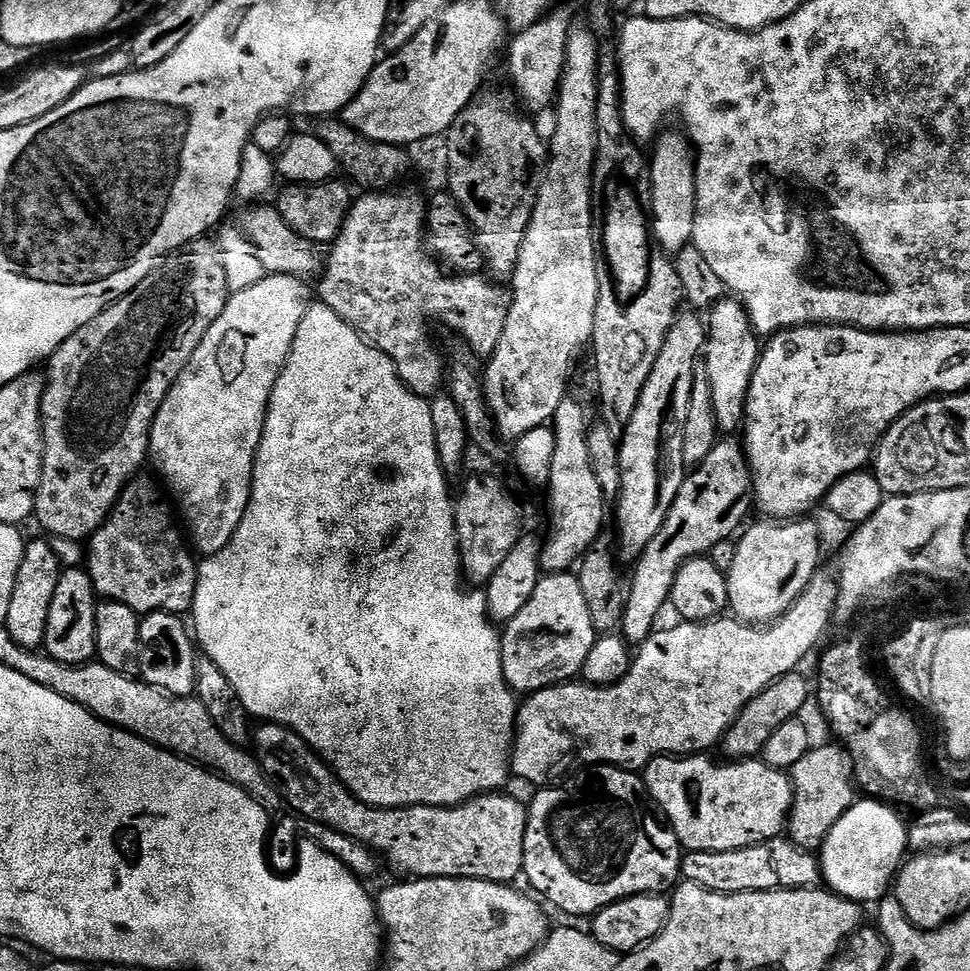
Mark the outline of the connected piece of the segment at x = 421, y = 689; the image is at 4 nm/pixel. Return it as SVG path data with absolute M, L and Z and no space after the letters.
M316 302L316 303L313 303L313 304L312 304L312 305L311 305L311 307L309 307L309 309L308 309L308 312L307 312L307 313L306 313L306 314L305 314L305 316L304 316L304 317L303 317L303 318L302 318L302 322L301 322L301 323L300 323L300 325L299 325L299 326L298 326L298 334L297 334L297 335L296 335L296 337L295 337L295 338L294 338L294 346L293 346L293 347L292 347L292 349L291 349L291 350L290 350L290 354L289 354L289 355L288 355L288 360L287 360L287 362L285 362L285 364L284 364L284 369L286 369L286 370L290 370L290 376L288 376L288 378L286 378L286 380L284 380L284 382L277 382L277 383L276 383L276 385L275 385L275 386L274 386L274 390L273 390L273 391L272 391L272 397L271 397L271 398L270 398L270 402L269 402L269 403L268 403L268 413L267 413L267 414L266 414L266 422L265 422L265 423L264 423L264 433L263 433L263 434L262 434L262 438L261 438L261 439L260 439L260 445L259 445L259 446L258 446L258 450L257 450L257 451L256 451L256 465L255 465L255 466L254 466L254 470L253 470L253 471L252 471L252 497L251 497L251 498L250 498L250 502L249 502L249 503L248 503L248 509L247 509L247 510L246 510L246 514L245 514L245 515L244 515L244 517L243 517L243 518L242 518L242 522L241 522L241 523L240 523L240 525L239 525L239 526L238 526L238 530L237 530L237 531L236 531L236 533L235 533L235 534L234 534L234 538L233 538L233 539L232 539L232 540L231 540L231 542L229 542L229 543L228 543L228 545L227 545L227 546L225 546L225 548L223 548L223 549L222 549L222 551L220 551L220 552L219 552L219 553L218 553L218 555L217 555L217 556L210 556L210 557L207 557L207 559L205 559L205 560L204 560L204 561L203 561L203 563L204 563L204 564L203 564L203 563L201 563L201 564L200 564L200 565L199 565L199 568L198 568L198 575L197 575L197 577L196 577L196 593L195 593L195 594L194 594L194 602L193 602L193 603L192 603L192 610L191 610L191 613L190 613L190 620L191 620L191 619L192 619L192 620L193 620L193 621L192 621L192 620L191 620L191 623L192 623L192 624L193 624L193 625L194 625L194 636L195 636L195 639L196 639L196 640L197 640L197 641L198 641L198 644L199 644L199 647L200 647L200 648L201 648L201 649L202 649L202 652L203 652L203 655L206 655L206 656L208 656L208 657L209 657L209 658L210 658L210 659L212 659L212 661L213 661L213 662L214 662L214 666L218 666L218 670L222 670L222 674L226 674L226 678L227 678L227 679L228 679L228 684L229 684L229 685L230 685L230 687L232 687L232 688L233 688L233 689L234 689L234 690L235 690L235 691L236 691L236 697L238 697L238 698L239 698L239 700L240 700L240 701L241 701L241 702L242 702L242 706L243 706L243 707L244 707L244 709L245 709L245 710L246 710L246 711L248 711L248 715L249 715L249 717L252 717L252 718L255 718L255 719L256 719L256 716L257 716L257 718L258 718L258 719L257 719L257 721L260 721L260 722L267 722L267 723L269 723L269 724L280 724L280 725L281 725L281 726L283 726L283 727L284 727L284 728L289 728L289 729L290 729L290 730L291 730L291 731L292 731L292 732L293 732L293 733L294 733L294 734L298 734L298 735L299 735L299 736L301 736L301 738L303 738L303 740L304 740L304 741L305 741L305 742L307 742L307 743L308 743L308 746L309 746L309 748L311 748L311 749L312 749L312 751L313 751L313 752L315 752L315 753L316 753L316 755L317 755L317 756L319 756L319 757L320 757L320 759L321 759L321 760L323 760L323 761L324 761L324 763L325 763L325 764L327 764L327 765L328 765L328 767L329 767L329 768L331 768L331 769L332 769L332 771L333 771L333 772L335 772L335 773L336 773L336 776L337 776L337 777L338 777L338 779L339 779L339 780L340 780L340 781L341 781L341 782L343 782L343 783L344 783L344 784L345 784L345 786L347 786L347 788L348 788L348 791L349 791L349 792L351 792L351 793L352 793L352 795L353 795L353 796L356 796L356 797L358 797L358 798L359 798L359 799L360 799L360 800L361 800L361 801L362 801L362 802L363 802L363 803L364 803L364 804L369 804L369 805L370 805L370 806L371 806L371 808L413 808L413 807L414 807L414 806L434 806L434 807L435 807L435 808L453 808L453 806L454 806L454 805L455 805L455 804L465 804L465 802L467 802L467 800L473 800L473 799L474 799L474 798L475 798L475 796L482 796L482 795L485 795L485 794L487 794L487 793L490 793L490 792L498 792L498 791L501 791L501 789L503 789L503 788L504 788L504 787L505 787L505 786L504 786L504 785L503 785L503 784L504 784L504 783L506 783L506 782L507 782L507 780L510 780L510 765L511 765L511 763L512 763L512 742L513 742L513 740L515 740L515 738L516 738L516 713L517 713L517 711L518 711L518 700L515 700L515 698L514 698L514 697L512 697L512 692L511 692L511 690L510 690L510 689L508 689L508 680L507 680L507 678L506 678L506 677L504 677L504 673L506 673L506 667L505 667L505 665L504 665L504 659L503 659L503 658L502 658L502 654L501 654L501 653L500 653L500 641L501 641L501 639L502 639L502 636L501 636L501 633L499 633L499 634L498 634L498 633L496 633L496 632L495 632L495 630L496 630L496 631L497 631L497 629L496 629L496 628L495 628L495 627L494 627L494 624L493 624L493 621L491 621L491 620L489 620L489 619L488 619L488 601L487 601L487 599L484 599L484 598L480 598L480 600L468 600L468 596L467 596L467 594L466 594L466 593L464 593L464 592L460 592L460 584L461 584L461 585L462 585L462 569L461 569L461 567L460 567L460 547L459 547L459 546L457 546L457 545L456 545L456 518L455 518L455 515L454 515L454 500L453 500L453 497L452 497L452 496L451 496L451 495L450 495L450 496L449 496L449 497L448 497L448 484L449 484L449 481L448 481L448 480L447 480L447 479L446 479L446 477L445 477L445 474L444 474L444 471L443 471L443 470L442 470L442 466L441 466L441 465L440 465L440 463L439 463L439 462L438 462L438 450L437 450L437 449L436 449L436 447L435 447L435 446L434 446L434 421L433 421L433 420L431 420L431 418L430 418L430 403L429 403L429 401L428 401L428 400L427 400L427 399L425 399L425 397L423 397L423 396L416 396L416 395L415 395L415 393L413 393L413 392L412 392L412 391L411 391L411 390L409 390L409 389L408 389L408 387L406 387L406 385L404 385L404 384L403 384L403 382L402 382L402 381L401 381L401 380L400 380L400 375L398 375L398 373L397 373L397 372L396 372L396 367L395 367L395 366L394 366L394 364L393 364L393 362L392 362L392 360L391 360L391 359L389 359L389 357L388 357L388 356L387 356L387 355L385 355L385 353L384 353L384 352L382 352L382 351L380 351L380 350L378 350L378 349L377 349L377 348L376 348L376 347L374 347L374 346L373 346L373 344L369 344L369 343L368 343L368 341L367 341L367 340L365 340L365 339L364 339L364 337L363 337L363 336L361 336L361 335L360 335L360 333L359 333L359 331L357 331L357 329L356 329L356 328L355 328L355 327L353 327L353 325L352 325L352 324L351 324L351 323L348 323L348 322L347 322L347 321L345 321L345 320L343 320L343 319L342 319L342 317L340 317L340 316L339 316L339 314L337 314L337 313L335 313L335 312L334 312L334 310L332 310L332 309L330 309L330 308L328 308L328 306L327 306L327 305L325 305L325 304L324 304L324 303L321 303L321 302Z

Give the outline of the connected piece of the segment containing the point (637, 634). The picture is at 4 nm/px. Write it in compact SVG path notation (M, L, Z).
M732 438L717 442L714 450L706 454L706 462L695 465L685 475L678 498L674 498L666 522L662 522L662 530L658 530L658 534L654 534L652 541L639 553L637 560L640 561L636 564L632 585L626 588L622 635L629 645L644 644L652 635L660 611L669 607L674 578L680 567L688 560L711 553L718 542L732 540L741 531L740 523L753 496L752 469L748 467L747 455Z

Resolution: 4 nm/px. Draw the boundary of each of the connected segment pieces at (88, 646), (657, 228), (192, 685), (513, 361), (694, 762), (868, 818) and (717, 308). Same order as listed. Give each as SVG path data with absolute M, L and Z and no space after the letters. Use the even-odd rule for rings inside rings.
M68 570L59 577L46 619L43 651L59 664L86 664L96 654L96 606L98 597L87 571Z
M667 132L659 133L655 141L652 156L650 152L650 167L648 177L652 183L652 195L650 197L650 231L655 243L660 244L668 252L679 254L692 240L692 228L696 224L696 158L694 149L685 133Z
M150 612L141 619L138 676L143 683L156 688L165 696L188 698L196 691L198 648L189 625L184 625L180 620L183 619L171 612Z
M580 24L573 25L567 36L566 62L564 63L563 76L557 88L557 96L554 101L554 113L556 112L556 124L549 137L549 159L545 165L545 173L541 177L539 193L536 196L535 210L527 232L523 236L523 244L519 248L519 258L516 267L512 270L514 286L512 285L512 299L509 303L506 324L503 327L502 337L498 340L498 346L492 356L487 357L488 369L483 369L482 383L484 385L484 401L488 404L488 410L492 413L492 422L495 431L509 442L515 442L525 436L530 430L543 428L552 419L552 415L558 410L558 406L569 395L568 379L576 368L576 359L585 355L586 347L591 343L593 336L594 314L597 310L598 278L596 262L596 244L593 242L593 218L592 218L592 172L596 162L597 148L597 66L599 64L600 44L596 42L597 35L589 28Z
M693 754L683 758L673 758L670 756L658 756L649 762L647 768L643 769L642 779L646 785L646 791L654 801L655 807L662 813L663 819L668 827L674 830L674 834L680 839L681 849L689 852L721 852L722 850L742 850L746 846L755 844L766 844L770 840L777 839L785 831L786 825L792 815L792 782L787 771L771 768L765 764L763 759L753 758L751 760L741 760L739 762L724 762L728 764L715 764L704 754Z
M871 798L857 799L830 830L818 852L825 885L836 895L854 900L861 906L875 905L889 895L900 865L909 851L909 825L900 821L895 807ZM905 852L905 853L904 853Z
M721 298L714 304L706 316L706 356L708 361L703 361L702 367L708 372L708 381L712 391L712 405L717 429L724 434L732 434L744 422L744 409L748 402L748 387L756 369L756 361L760 359L762 344L757 333L752 331L752 323L748 321L748 312L743 304L736 298Z

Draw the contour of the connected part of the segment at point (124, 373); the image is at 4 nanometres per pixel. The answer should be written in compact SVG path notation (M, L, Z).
M189 239L187 242L181 243L184 244L181 248L179 245L171 254L165 255L159 261L161 264L149 276L142 277L128 293L125 291L123 295L116 298L121 298L121 300L113 299L98 315L82 325L73 336L66 338L62 342L62 346L58 346L56 353L47 361L48 376L46 375L44 397L40 403L40 427L44 430L44 457L42 458L40 485L36 491L34 520L37 520L49 532L51 535L48 535L49 537L57 540L87 541L112 515L112 508L118 502L122 490L128 485L129 480L133 479L143 469L140 467L146 464L149 459L148 443L152 433L152 423L166 398L166 394L172 389L172 383L180 377L184 369L180 365L180 348L197 348L202 342L202 338L208 333L208 327L218 318L220 311L228 305L230 289L226 266L224 265L224 252L217 241L215 244L212 240L200 239Z

